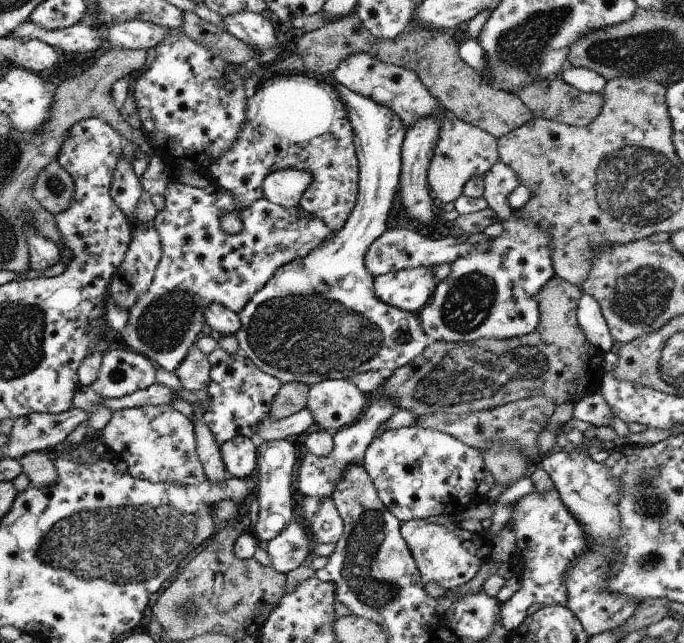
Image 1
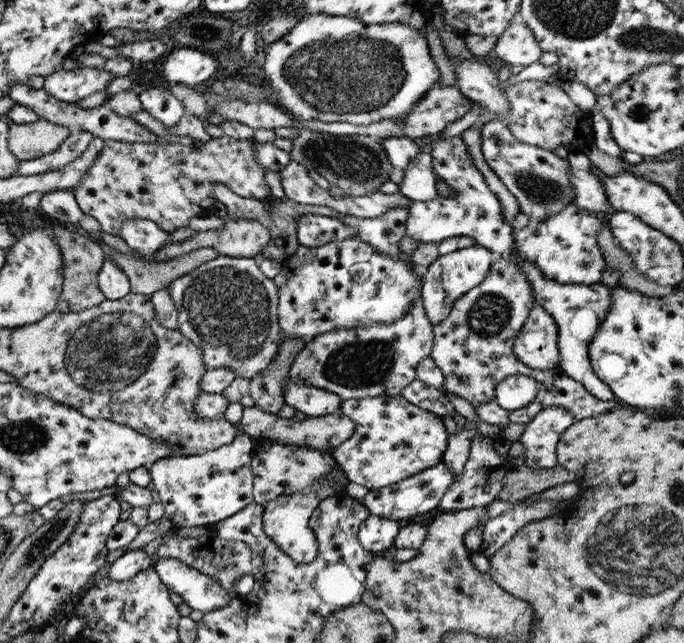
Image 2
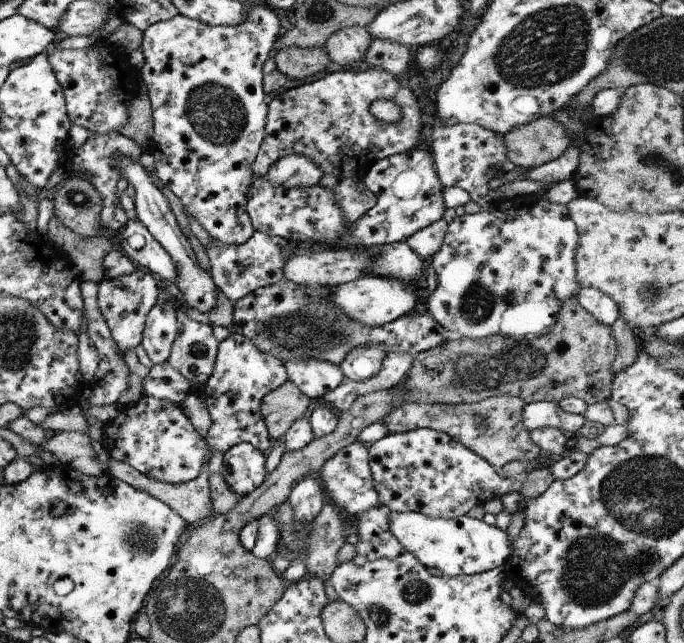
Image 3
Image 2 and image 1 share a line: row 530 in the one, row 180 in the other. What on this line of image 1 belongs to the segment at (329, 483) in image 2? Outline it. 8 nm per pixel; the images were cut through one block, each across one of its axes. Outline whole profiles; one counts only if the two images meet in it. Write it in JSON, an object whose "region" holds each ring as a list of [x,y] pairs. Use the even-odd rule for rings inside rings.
{"region":[[[279,169],[265,176],[262,182],[262,197],[274,205],[290,209],[298,206],[298,200],[310,185],[307,171]]]}

